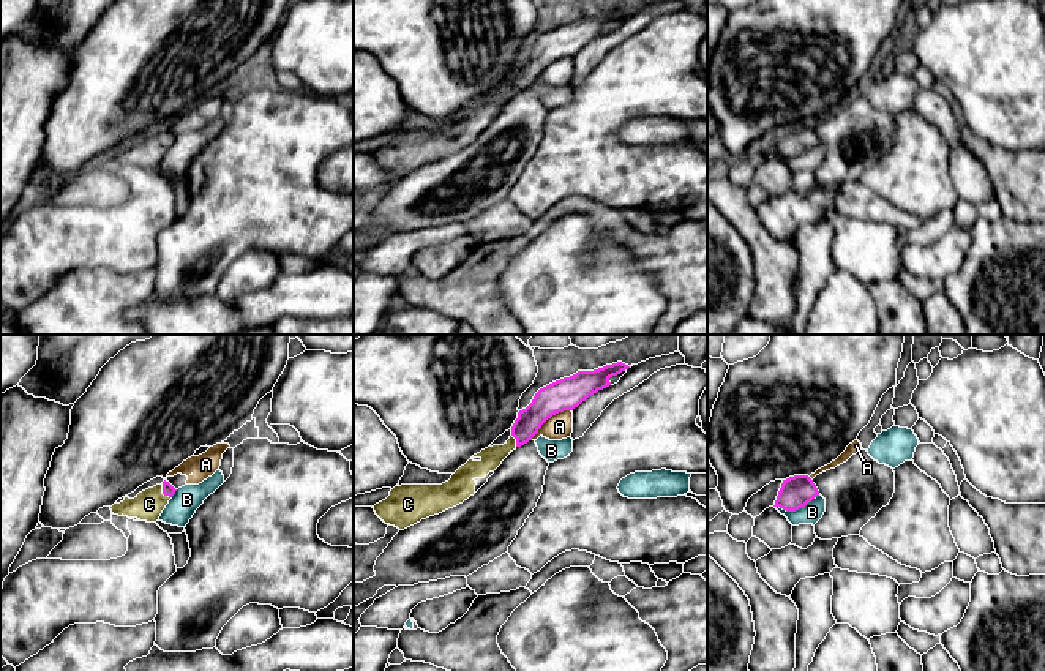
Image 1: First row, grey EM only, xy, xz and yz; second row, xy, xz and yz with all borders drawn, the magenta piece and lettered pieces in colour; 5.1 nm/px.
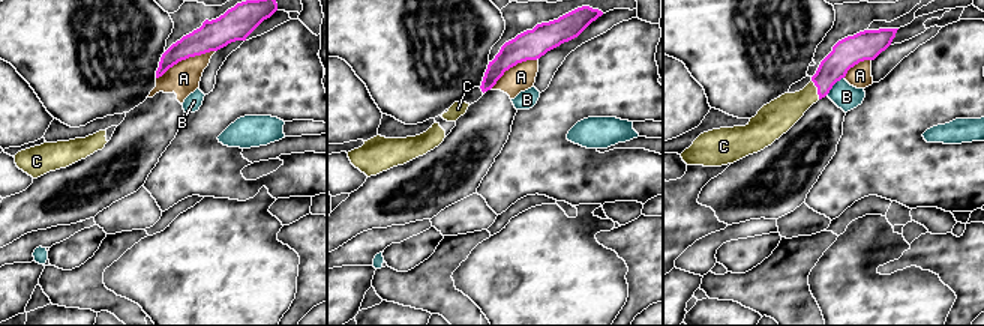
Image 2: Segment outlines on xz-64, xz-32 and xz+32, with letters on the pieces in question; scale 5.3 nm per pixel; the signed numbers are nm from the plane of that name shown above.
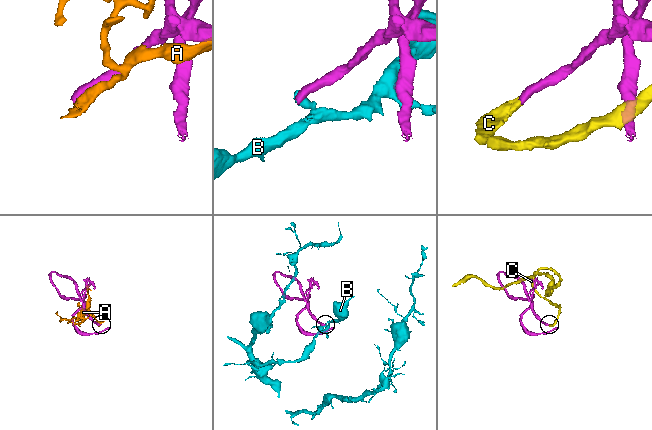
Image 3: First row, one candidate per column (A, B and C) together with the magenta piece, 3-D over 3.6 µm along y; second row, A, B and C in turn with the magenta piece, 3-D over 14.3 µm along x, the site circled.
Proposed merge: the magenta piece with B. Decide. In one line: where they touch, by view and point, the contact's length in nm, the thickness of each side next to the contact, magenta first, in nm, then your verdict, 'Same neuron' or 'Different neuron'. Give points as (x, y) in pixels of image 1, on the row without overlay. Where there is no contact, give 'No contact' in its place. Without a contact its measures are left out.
Touches magenta at yz (797, 155). Shared border 240 nm. Thickness 160 nm (magenta) against 100 nm. Different neuron

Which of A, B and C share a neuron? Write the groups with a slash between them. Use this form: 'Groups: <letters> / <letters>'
Groups: A / B / C

